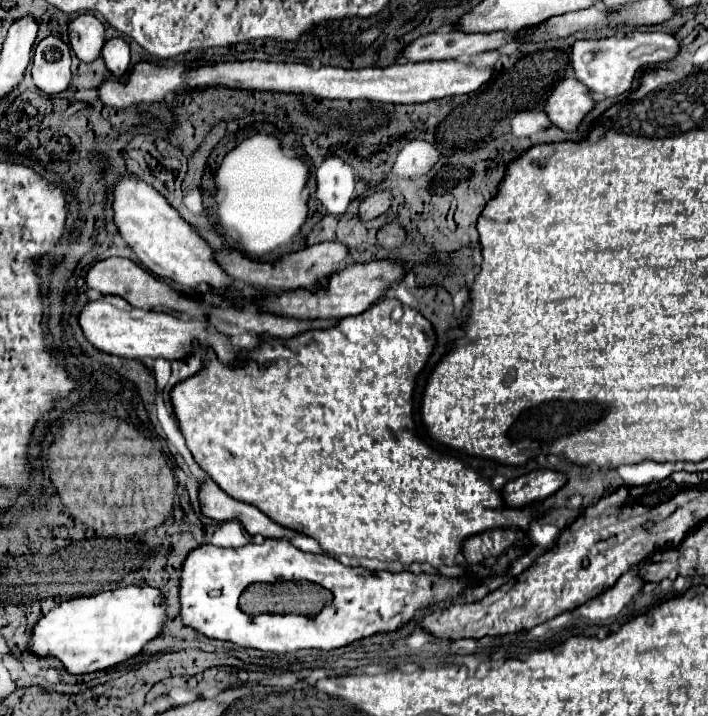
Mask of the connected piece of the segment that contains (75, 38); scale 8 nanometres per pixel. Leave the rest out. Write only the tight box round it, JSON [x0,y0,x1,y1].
[69,14,105,62]

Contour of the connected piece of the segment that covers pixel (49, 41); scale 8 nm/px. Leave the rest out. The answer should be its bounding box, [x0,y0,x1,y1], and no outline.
[31,36,71,94]

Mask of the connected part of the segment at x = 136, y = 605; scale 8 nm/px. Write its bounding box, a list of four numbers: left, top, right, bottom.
[29,584,167,674]

